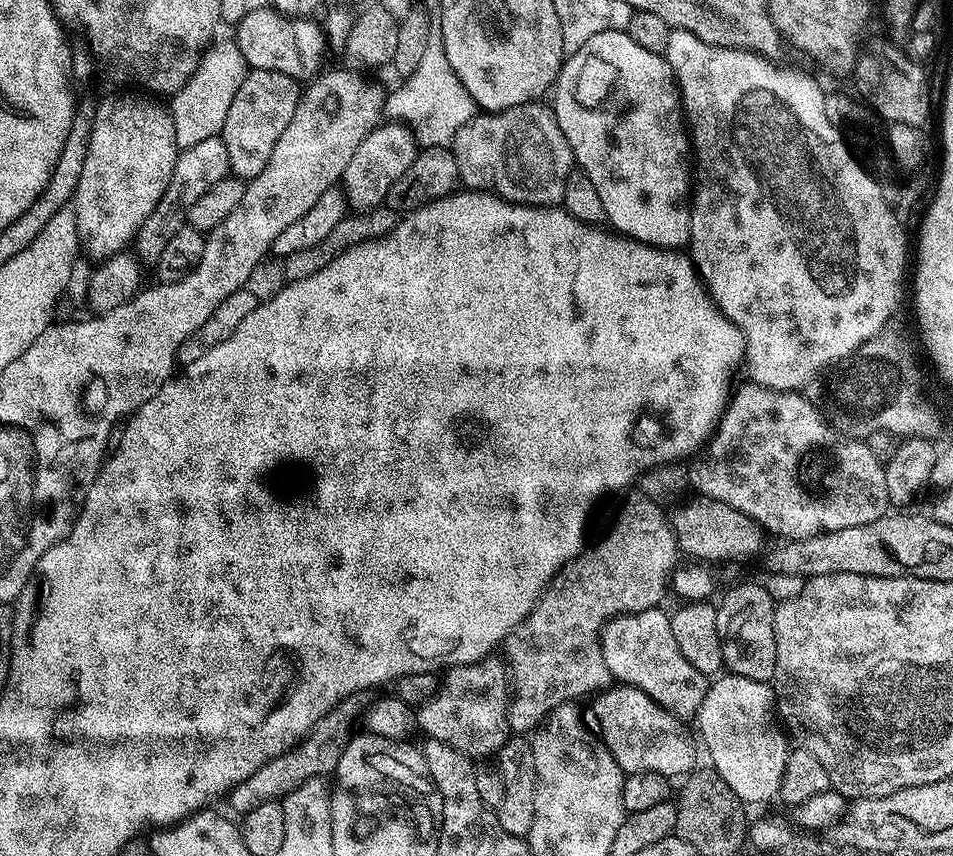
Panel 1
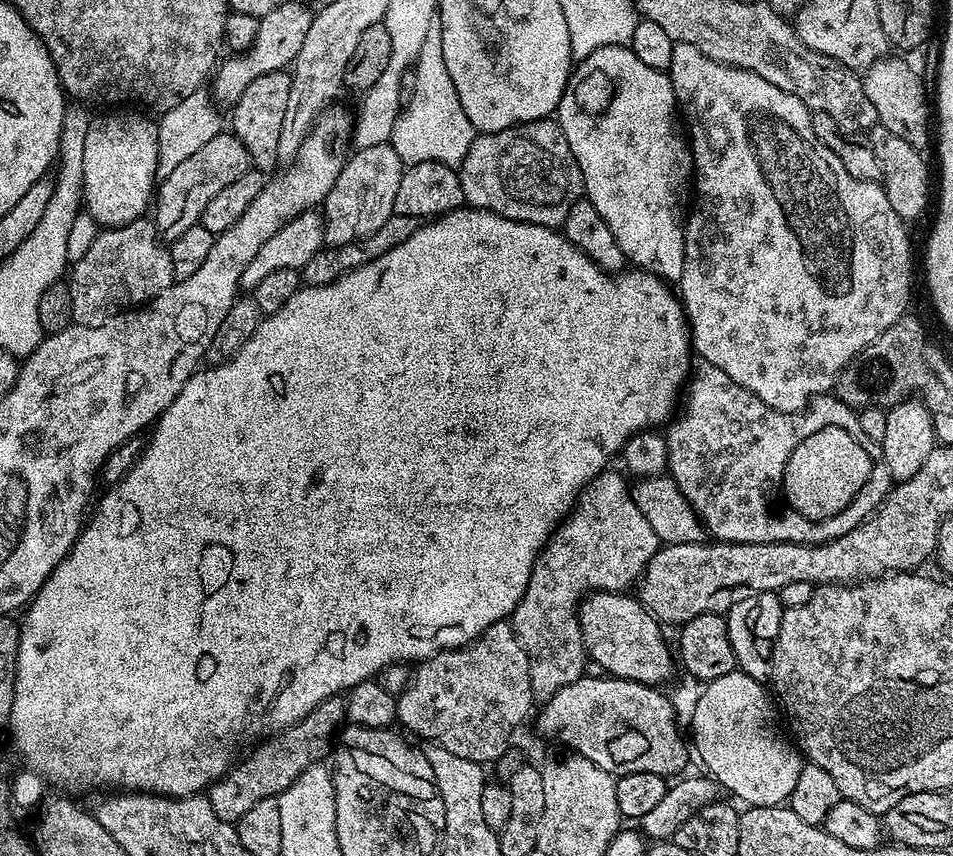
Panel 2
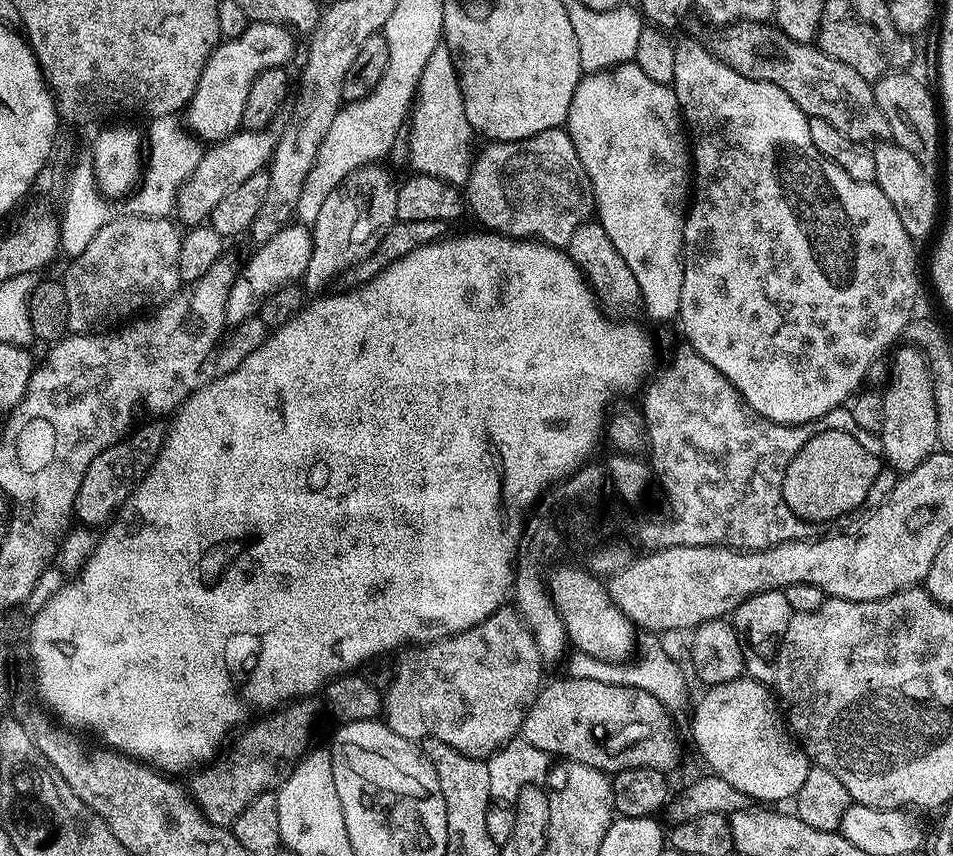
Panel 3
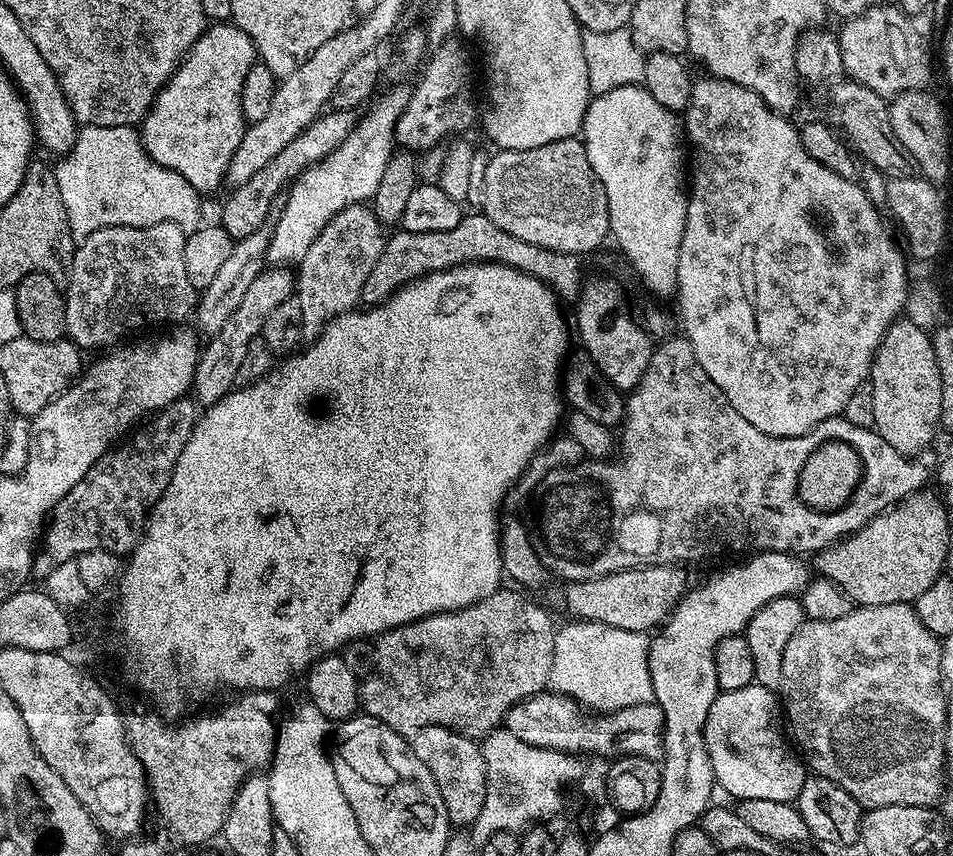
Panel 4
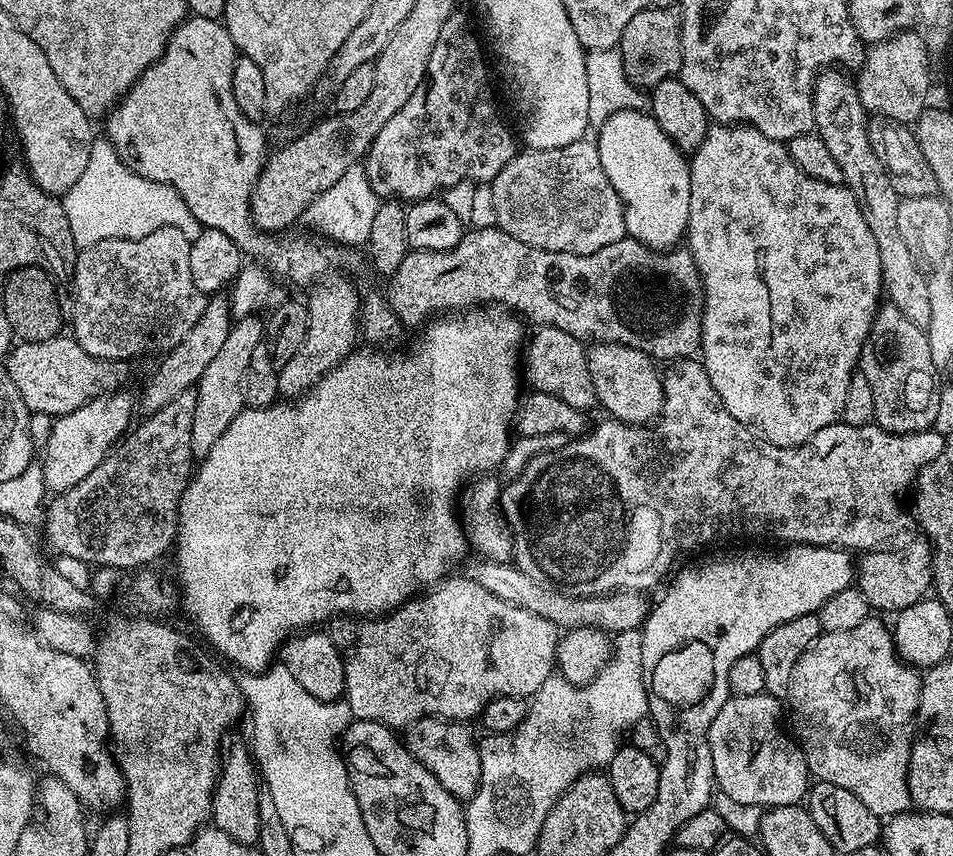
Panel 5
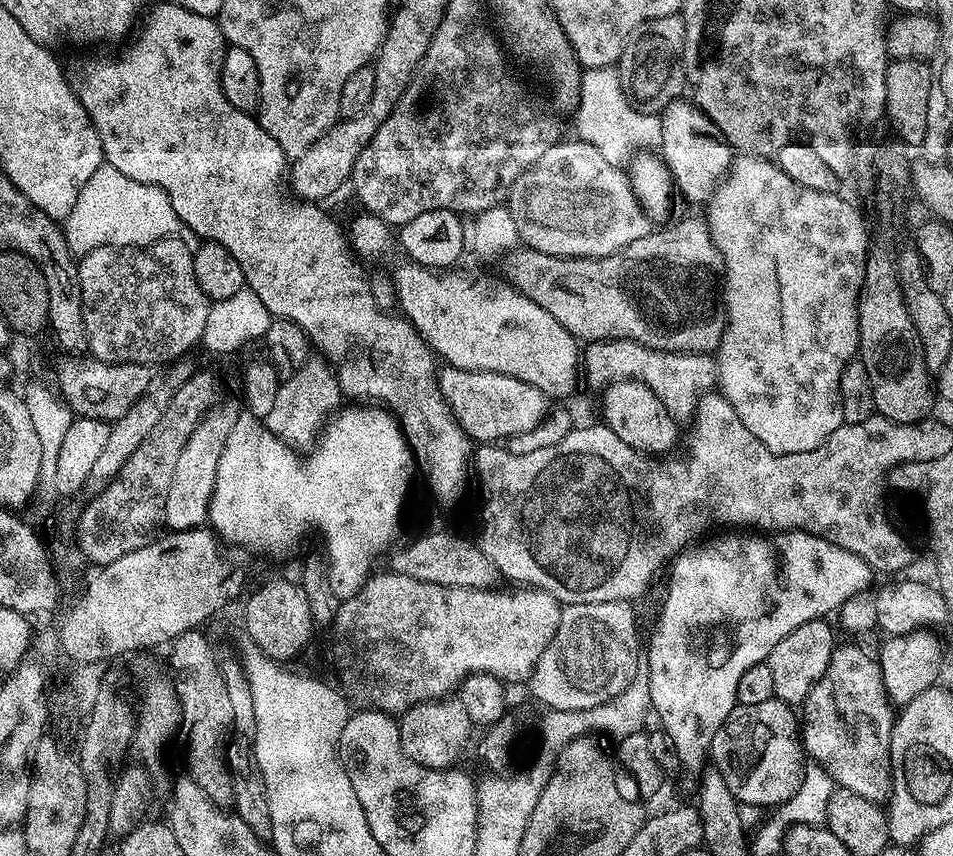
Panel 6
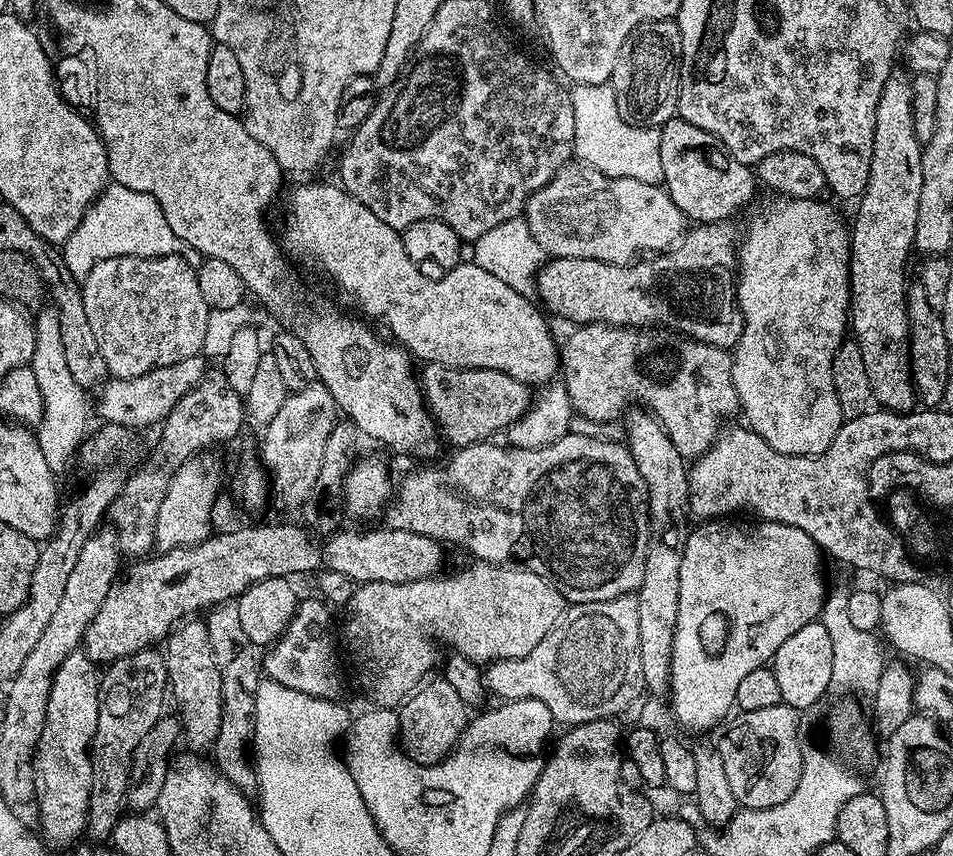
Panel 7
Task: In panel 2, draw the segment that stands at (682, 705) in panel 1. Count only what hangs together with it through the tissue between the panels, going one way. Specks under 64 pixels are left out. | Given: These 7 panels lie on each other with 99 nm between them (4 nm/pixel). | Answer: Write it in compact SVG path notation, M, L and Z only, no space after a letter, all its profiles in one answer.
M623 592L591 593L580 601L579 619L585 653L601 667L599 669L603 673L653 686L673 679L674 652L664 641L665 629L656 617L644 609L635 595Z

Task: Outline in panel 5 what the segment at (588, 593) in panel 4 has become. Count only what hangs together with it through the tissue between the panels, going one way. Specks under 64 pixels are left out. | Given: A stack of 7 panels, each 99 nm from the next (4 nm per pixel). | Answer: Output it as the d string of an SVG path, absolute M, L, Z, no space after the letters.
M477 559L477 564L469 572L466 572L467 579L473 580L482 590L490 590L496 598L502 598L502 602L510 602L522 610L530 610L530 614L538 614L550 622L556 624L557 629L567 630L570 628L601 628L609 634L619 634L626 630L637 630L643 625L650 611L650 600L647 595L636 590L617 590L609 592L607 596L574 596L571 592L565 592L563 588L554 588L544 580L530 578L522 569L516 567L515 563L503 564L497 560Z

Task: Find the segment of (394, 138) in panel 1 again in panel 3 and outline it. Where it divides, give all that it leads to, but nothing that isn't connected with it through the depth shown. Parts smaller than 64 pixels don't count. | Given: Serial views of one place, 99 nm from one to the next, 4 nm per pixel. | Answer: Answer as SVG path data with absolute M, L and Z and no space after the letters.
M384 166L356 169L326 197L318 218L310 225L312 257L302 284L309 293L323 293L336 279L362 262L380 245L384 233L397 223L396 189Z

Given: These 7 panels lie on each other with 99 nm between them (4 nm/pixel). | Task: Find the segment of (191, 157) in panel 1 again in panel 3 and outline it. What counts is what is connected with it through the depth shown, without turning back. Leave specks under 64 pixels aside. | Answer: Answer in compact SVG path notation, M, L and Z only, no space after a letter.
M276 126L241 130L226 139L215 143L203 153L194 174L180 189L178 210L181 211L179 223L184 226L200 226L211 217L214 206L224 195L230 194L238 182L246 182L250 174L263 172L269 167L272 156L280 141L281 129Z

